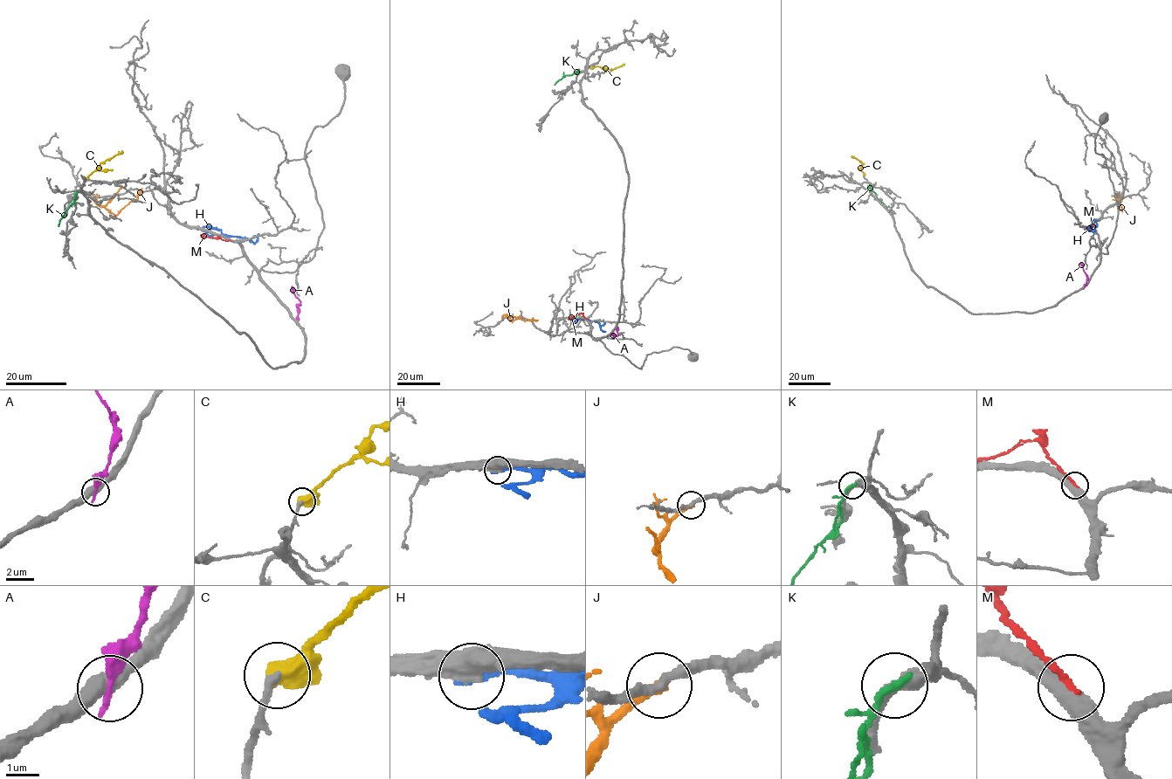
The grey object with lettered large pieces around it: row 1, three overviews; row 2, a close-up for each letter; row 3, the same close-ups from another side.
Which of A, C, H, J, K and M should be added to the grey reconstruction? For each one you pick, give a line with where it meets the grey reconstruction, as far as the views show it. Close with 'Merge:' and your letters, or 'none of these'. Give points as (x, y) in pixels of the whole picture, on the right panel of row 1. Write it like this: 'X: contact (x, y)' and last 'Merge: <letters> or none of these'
C: contact (864, 175)
Merge: C

